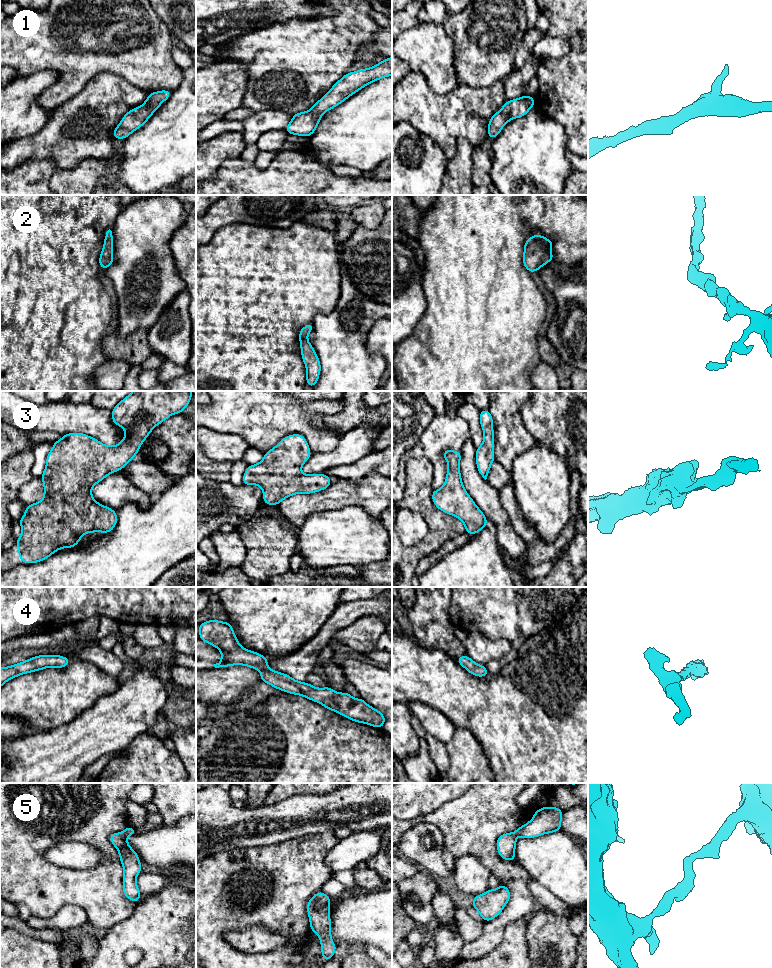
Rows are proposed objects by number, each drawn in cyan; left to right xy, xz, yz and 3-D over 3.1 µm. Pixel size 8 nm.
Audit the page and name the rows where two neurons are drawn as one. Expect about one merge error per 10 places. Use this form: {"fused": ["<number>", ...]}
{"fused": []}

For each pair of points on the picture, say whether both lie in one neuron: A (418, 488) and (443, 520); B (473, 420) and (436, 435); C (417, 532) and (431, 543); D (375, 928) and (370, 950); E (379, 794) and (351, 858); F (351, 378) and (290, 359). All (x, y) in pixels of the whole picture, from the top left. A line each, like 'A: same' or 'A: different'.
A: same
B: different
C: different
D: different
E: different
F: different

